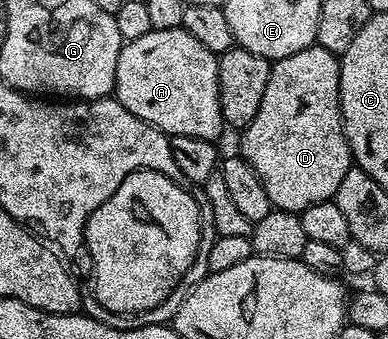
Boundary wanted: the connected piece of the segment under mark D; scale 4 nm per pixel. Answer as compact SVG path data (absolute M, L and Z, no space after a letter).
M318 44L307 47L303 51L295 51L295 55L287 55L287 59L279 59L270 64L267 88L263 91L263 103L259 103L259 111L255 113L255 119L251 119L251 123L245 126L243 132L240 134L240 137L242 137L239 153L255 171L255 175L259 175L263 187L267 187L267 195L271 199L274 209L286 209L289 213L299 215L307 207L311 207L315 203L323 203L324 201L336 198L337 192L339 191L339 183L343 183L343 175L347 175L347 171L351 168L349 144L345 138L345 128L341 122L341 100L339 99L340 70L341 62L338 54L327 51Z

